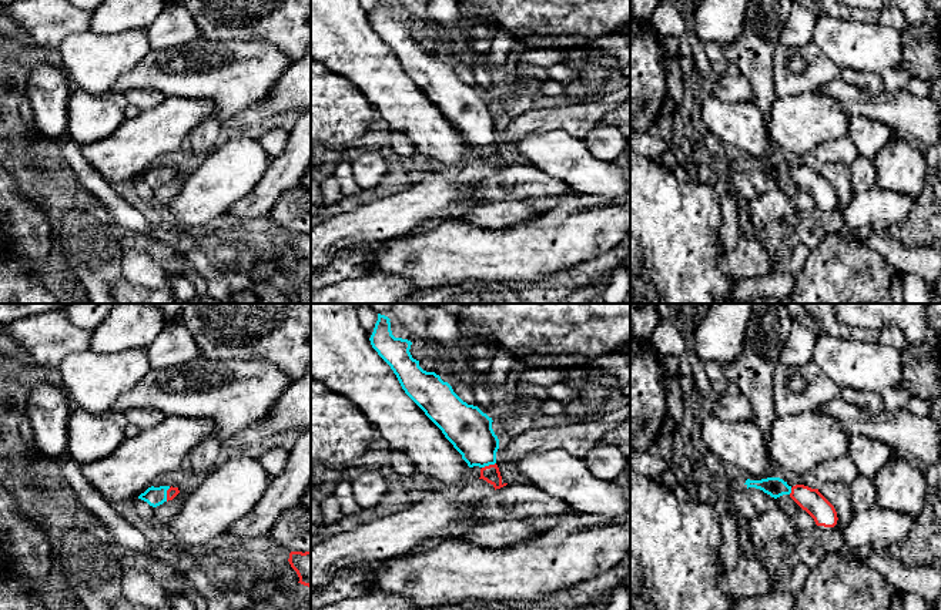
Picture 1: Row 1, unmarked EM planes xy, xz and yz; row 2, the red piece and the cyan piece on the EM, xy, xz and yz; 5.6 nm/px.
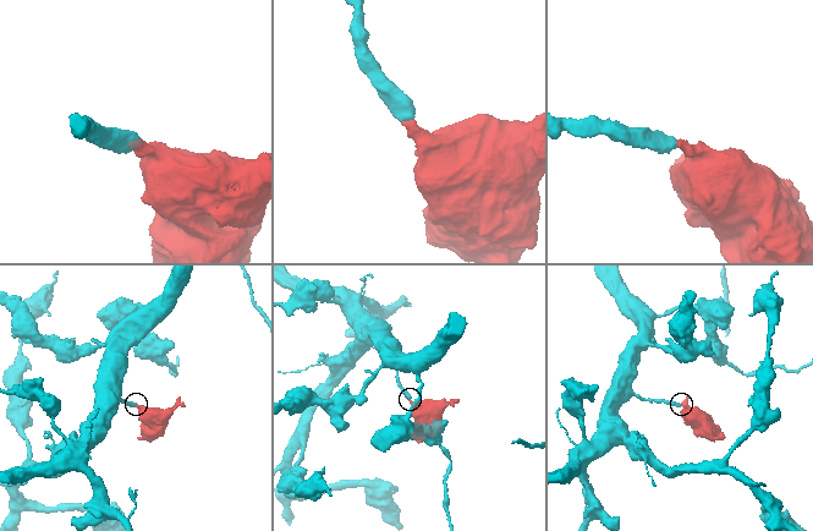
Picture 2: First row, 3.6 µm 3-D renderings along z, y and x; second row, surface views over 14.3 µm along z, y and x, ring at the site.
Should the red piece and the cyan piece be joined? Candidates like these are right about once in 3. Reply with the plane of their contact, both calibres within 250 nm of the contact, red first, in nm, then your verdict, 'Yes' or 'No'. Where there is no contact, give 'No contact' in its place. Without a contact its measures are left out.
Touches red in xy. Thickness 60 nm (red) against 110 nm. Yes

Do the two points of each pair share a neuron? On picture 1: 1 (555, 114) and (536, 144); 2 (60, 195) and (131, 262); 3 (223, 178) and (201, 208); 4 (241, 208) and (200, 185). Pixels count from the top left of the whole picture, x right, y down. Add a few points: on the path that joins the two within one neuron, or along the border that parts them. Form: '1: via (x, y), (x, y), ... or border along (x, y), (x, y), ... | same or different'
1: border along (578, 137), (552, 128), (529, 133), (518, 141) | different
2: border along (124, 248), (121, 260), (123, 277) | different
3: via (216, 185), (201, 201) | same
4: border along (258, 183), (228, 208) | different

